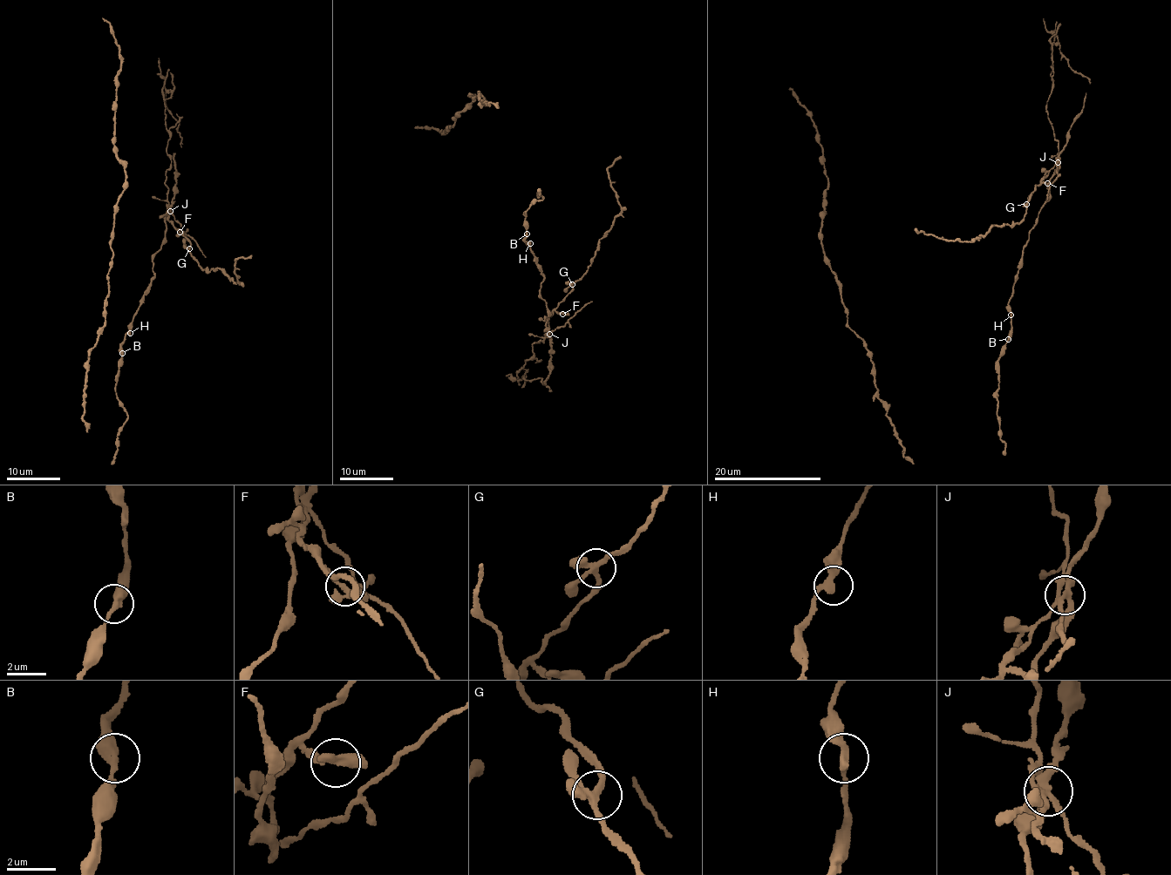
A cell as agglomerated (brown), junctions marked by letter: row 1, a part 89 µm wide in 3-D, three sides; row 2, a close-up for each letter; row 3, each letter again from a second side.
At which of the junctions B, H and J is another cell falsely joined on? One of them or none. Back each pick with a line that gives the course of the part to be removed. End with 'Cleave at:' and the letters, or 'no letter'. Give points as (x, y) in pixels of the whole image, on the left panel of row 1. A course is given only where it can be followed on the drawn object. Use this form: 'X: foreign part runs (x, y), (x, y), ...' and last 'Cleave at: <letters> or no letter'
J: foreign part runs (170, 210), (168, 221), (190, 243), (199, 266), (216, 267), (239, 283), (235, 260), (250, 254)
Cleave at: J

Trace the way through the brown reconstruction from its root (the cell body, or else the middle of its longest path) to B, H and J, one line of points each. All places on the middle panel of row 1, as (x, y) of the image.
B: (539, 190), (537, 196), (542, 197), (541, 200), (535, 201), (524, 216), (527, 234)
H: (539, 190), (537, 196), (542, 197), (541, 200), (535, 201), (524, 216), (526, 229), (524, 240), (530, 243)
J: (539, 190), (537, 196), (543, 198), (524, 216), (523, 238), (543, 278), (539, 291), (549, 315), (549, 334)

